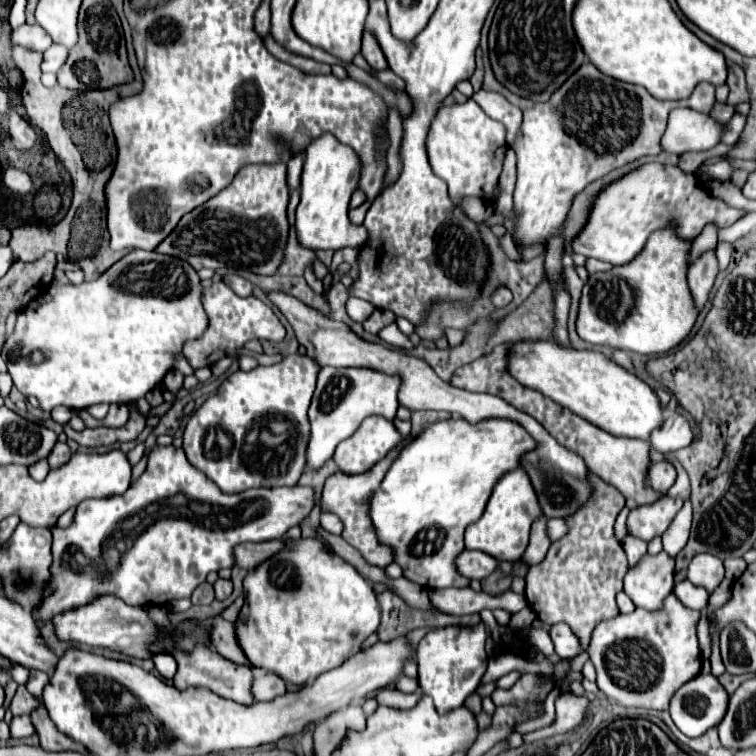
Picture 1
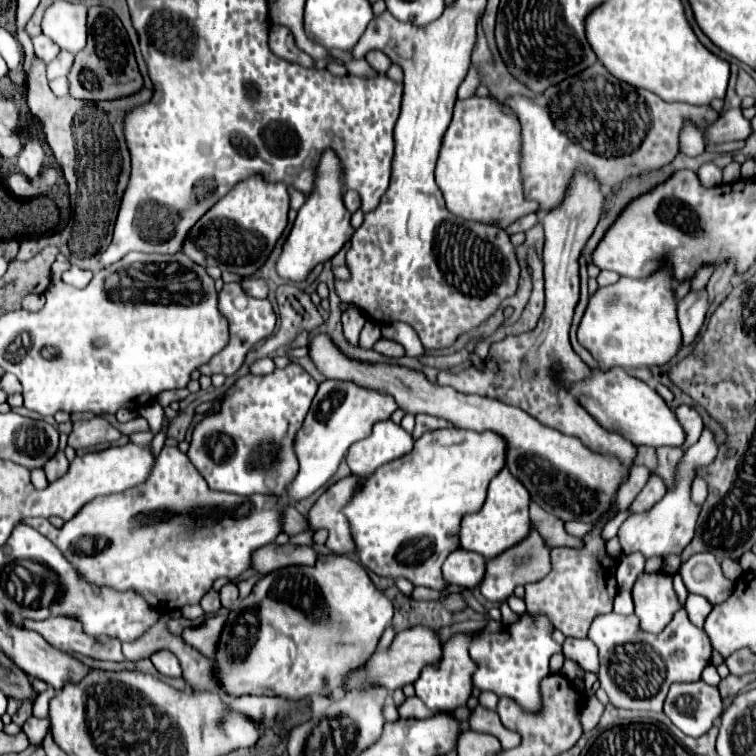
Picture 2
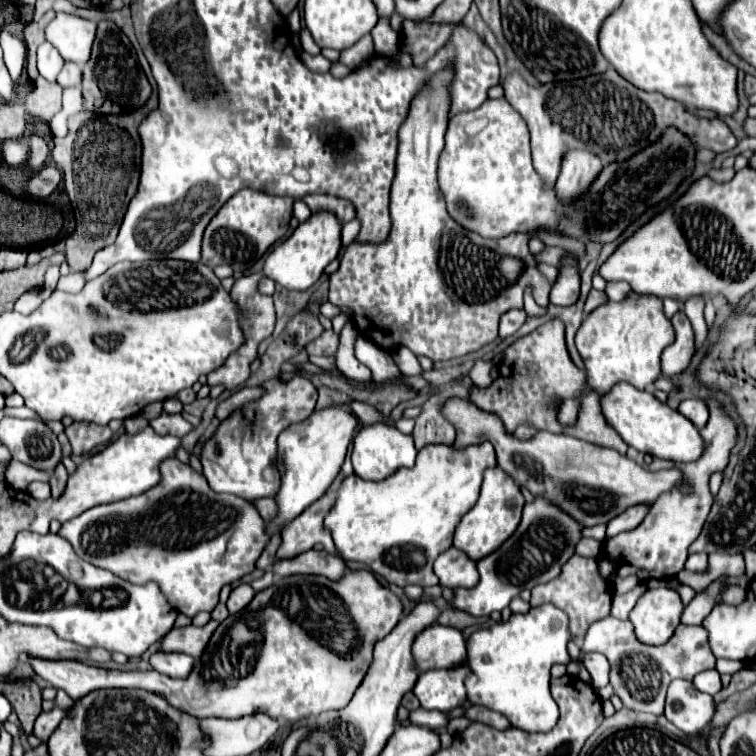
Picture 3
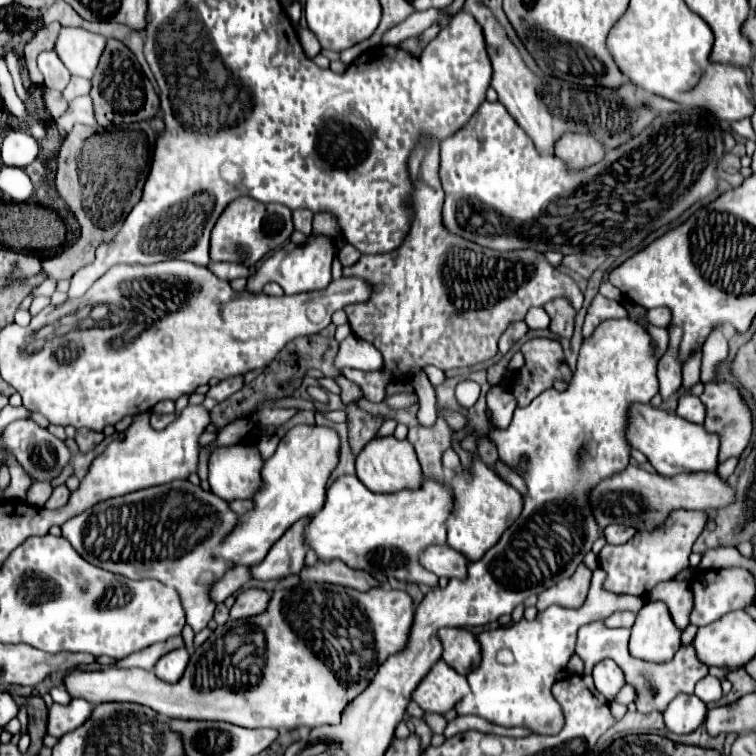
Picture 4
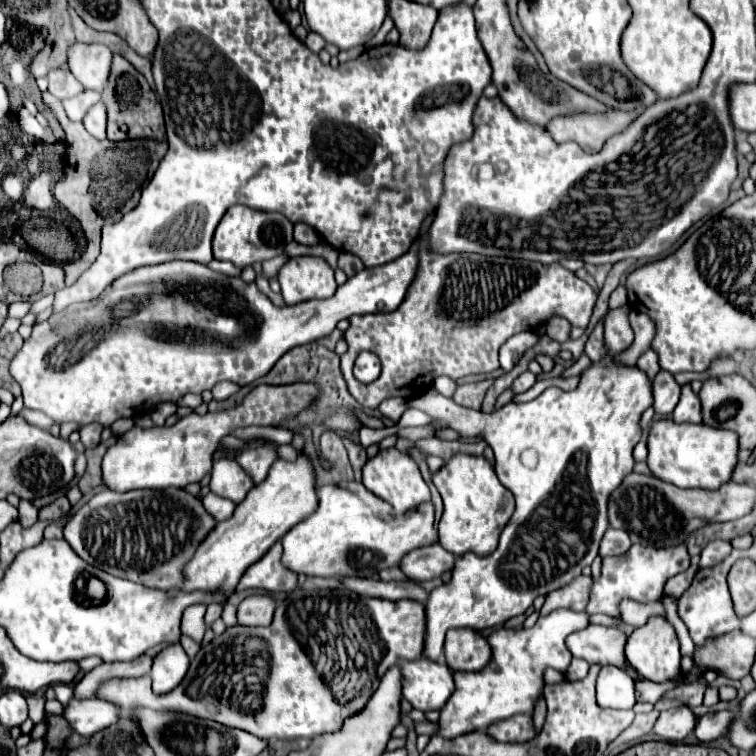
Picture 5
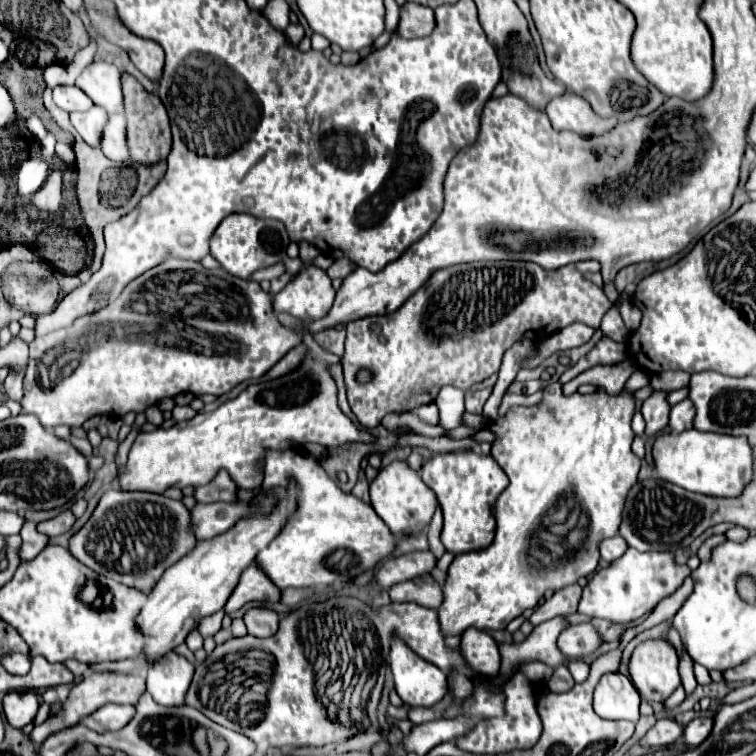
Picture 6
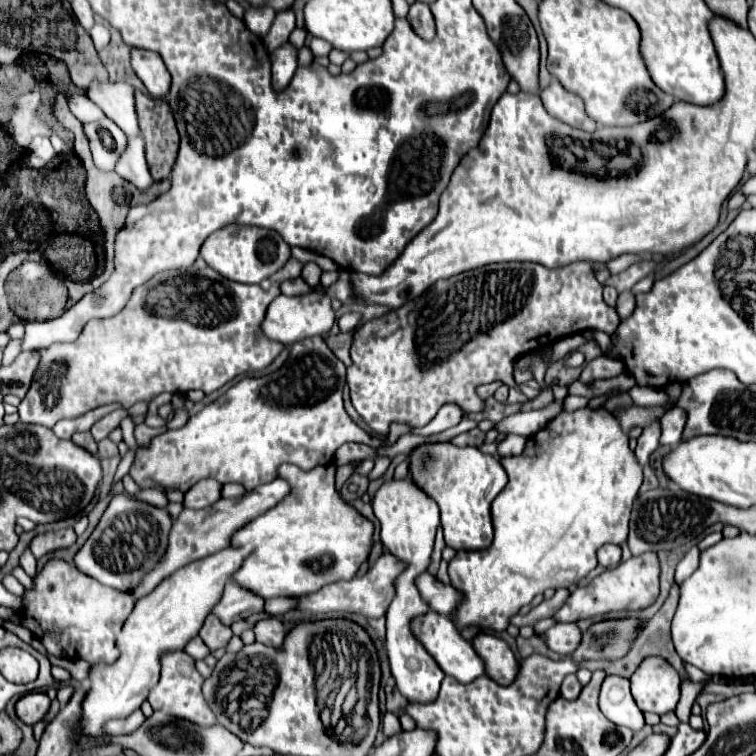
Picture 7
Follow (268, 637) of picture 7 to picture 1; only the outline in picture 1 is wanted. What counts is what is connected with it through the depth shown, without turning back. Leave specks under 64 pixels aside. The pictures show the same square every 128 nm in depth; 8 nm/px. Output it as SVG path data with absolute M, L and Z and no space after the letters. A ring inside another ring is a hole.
M218 578L218 580L214 582L214 592L216 592L216 598L218 598L218 600L228 598L228 596L232 594L232 580L222 580L222 578Z

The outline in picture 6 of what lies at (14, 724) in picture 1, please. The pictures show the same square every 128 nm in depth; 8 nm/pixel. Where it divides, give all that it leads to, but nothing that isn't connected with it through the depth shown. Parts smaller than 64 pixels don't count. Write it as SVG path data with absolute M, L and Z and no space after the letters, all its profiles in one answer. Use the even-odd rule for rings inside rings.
M106 704L104 708L98 708L92 712L92 716L84 716L80 724L88 726L90 730L104 734L106 730L120 730L132 720L134 716L134 706L130 704Z

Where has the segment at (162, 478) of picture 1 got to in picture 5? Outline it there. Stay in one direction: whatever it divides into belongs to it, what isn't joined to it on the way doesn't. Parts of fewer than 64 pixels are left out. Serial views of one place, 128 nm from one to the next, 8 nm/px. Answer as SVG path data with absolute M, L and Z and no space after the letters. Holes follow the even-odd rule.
M182 488L130 490L124 494L102 490L78 508L64 526L64 538L88 564L150 588L178 588L184 584L184 564L194 556L216 520L202 508L198 496ZM194 604L186 608L182 615L182 634L188 634L196 642L200 642L208 628L204 622L205 612L206 605L202 604Z

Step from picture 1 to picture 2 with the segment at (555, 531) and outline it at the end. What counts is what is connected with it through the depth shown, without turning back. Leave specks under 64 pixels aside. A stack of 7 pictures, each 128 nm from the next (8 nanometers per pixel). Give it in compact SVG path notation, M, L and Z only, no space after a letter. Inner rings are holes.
M570 520L570 522L564 522L564 528L566 528L566 532L570 534L570 536L584 536L588 530L590 530L590 524L584 524L584 522L574 522L574 520Z

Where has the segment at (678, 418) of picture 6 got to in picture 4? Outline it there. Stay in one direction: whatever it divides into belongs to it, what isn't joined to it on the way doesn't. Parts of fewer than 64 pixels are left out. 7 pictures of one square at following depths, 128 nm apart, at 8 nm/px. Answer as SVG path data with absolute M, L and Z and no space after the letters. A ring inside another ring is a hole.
M702 350L692 352L688 362L684 362L684 370L682 370L684 386L692 386L692 384L700 382L700 364L702 364ZM684 396L678 402L676 414L686 418L686 420L690 420L690 422L694 422L694 424L704 424L706 410L704 410L704 404L700 402L698 396Z

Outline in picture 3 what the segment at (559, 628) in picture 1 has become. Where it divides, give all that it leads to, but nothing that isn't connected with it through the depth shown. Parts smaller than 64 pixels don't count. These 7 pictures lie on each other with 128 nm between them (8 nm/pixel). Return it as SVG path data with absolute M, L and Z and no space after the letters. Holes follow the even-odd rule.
M592 652L592 654L582 654L580 658L582 658L582 664L586 666L586 670L592 676L594 688L596 690L604 688L608 684L608 672L610 672L610 664L608 664L606 656L604 654L598 654L598 652L596 654Z

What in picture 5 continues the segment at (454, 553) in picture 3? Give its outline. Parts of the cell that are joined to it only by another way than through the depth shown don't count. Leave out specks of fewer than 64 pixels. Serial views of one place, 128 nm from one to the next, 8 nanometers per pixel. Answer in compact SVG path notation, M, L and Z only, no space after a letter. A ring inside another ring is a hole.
M440 544L422 546L408 552L402 560L402 572L416 582L432 580L442 576L444 572L452 570L456 564L456 556L444 550Z

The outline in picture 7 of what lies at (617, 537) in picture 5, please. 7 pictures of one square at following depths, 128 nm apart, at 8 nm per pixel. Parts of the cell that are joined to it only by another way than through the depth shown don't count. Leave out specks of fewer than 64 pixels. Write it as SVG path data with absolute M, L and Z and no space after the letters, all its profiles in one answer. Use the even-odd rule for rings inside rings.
M604 544L604 546L598 550L598 562L600 562L604 568L618 566L620 556L622 556L622 550L620 550L618 544Z

